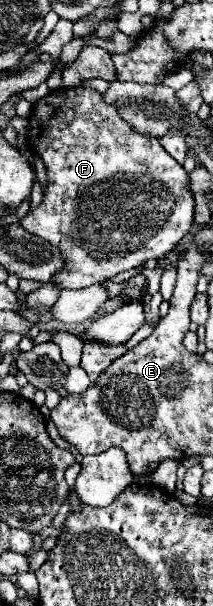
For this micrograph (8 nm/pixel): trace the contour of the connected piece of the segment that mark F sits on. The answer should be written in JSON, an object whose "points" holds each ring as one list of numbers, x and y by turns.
{"points":[[85,86,51,92,33,108,27,142,47,166,47,190,41,206,27,212,19,224,61,250,65,268,55,276,59,288,87,288,149,258,161,260,191,230,195,200,189,192,189,174,161,148,159,140,135,132,121,120,115,106,105,104,99,92]]}

